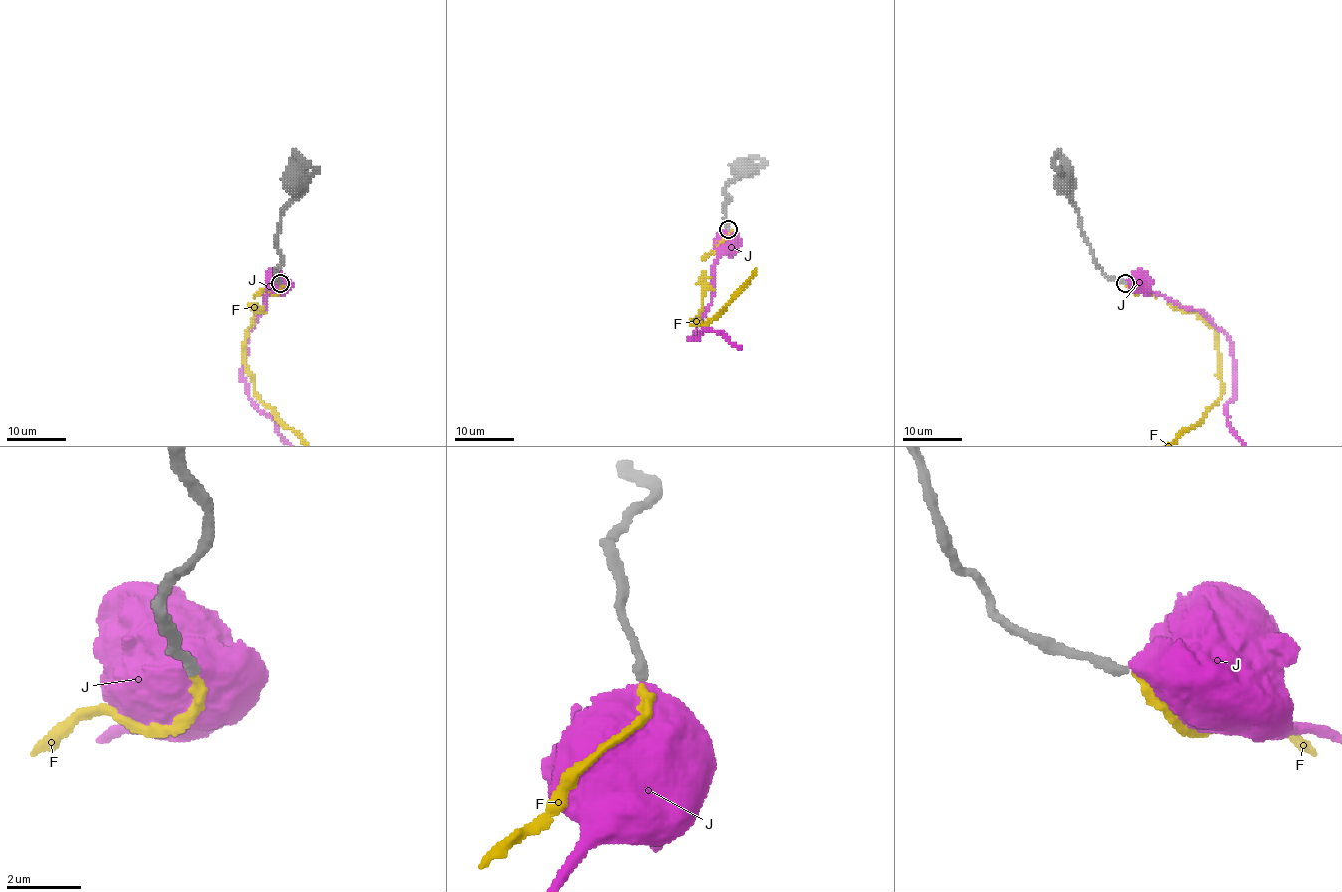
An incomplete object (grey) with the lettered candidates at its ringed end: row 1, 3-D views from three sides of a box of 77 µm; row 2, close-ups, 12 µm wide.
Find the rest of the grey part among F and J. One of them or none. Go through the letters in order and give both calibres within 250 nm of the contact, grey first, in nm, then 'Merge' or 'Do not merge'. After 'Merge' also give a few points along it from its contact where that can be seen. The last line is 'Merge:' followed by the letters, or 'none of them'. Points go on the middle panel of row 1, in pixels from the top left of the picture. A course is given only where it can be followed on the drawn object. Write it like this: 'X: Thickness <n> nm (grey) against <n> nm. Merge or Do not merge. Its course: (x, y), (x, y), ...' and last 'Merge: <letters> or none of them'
F: Thickness 280 nm (grey) against 240 nm. Merge
J: Thickness 280 nm (grey) against 650 nm. Do not merge
Merge: F

